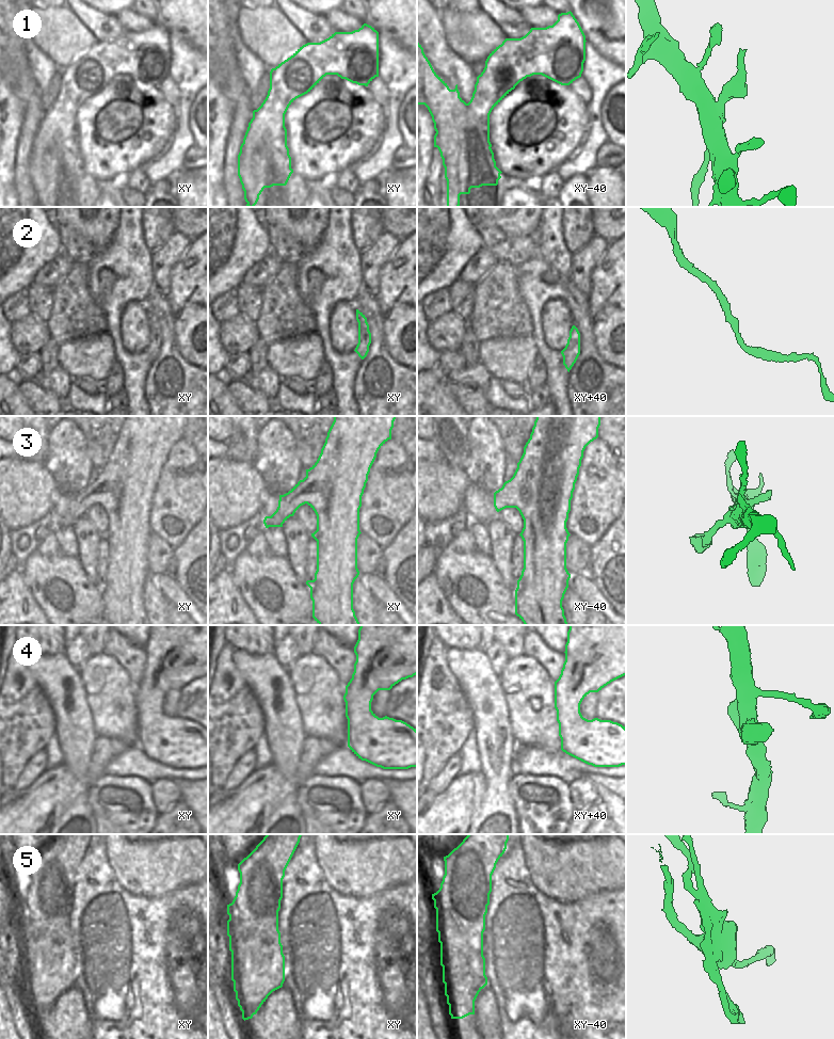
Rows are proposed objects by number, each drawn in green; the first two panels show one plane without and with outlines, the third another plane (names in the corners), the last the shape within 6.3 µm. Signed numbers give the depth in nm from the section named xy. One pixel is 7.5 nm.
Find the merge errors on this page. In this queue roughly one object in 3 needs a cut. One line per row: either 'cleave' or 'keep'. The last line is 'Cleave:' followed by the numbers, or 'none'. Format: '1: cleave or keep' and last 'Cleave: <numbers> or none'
1: cleave
2: keep
3: keep
4: keep
5: cleave
Cleave: 1, 5

